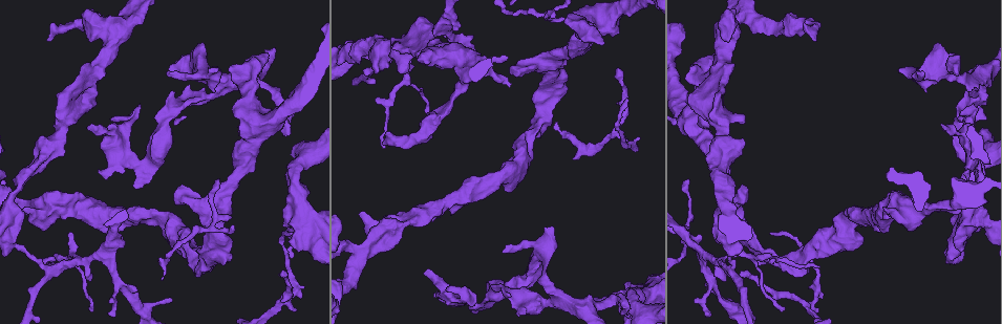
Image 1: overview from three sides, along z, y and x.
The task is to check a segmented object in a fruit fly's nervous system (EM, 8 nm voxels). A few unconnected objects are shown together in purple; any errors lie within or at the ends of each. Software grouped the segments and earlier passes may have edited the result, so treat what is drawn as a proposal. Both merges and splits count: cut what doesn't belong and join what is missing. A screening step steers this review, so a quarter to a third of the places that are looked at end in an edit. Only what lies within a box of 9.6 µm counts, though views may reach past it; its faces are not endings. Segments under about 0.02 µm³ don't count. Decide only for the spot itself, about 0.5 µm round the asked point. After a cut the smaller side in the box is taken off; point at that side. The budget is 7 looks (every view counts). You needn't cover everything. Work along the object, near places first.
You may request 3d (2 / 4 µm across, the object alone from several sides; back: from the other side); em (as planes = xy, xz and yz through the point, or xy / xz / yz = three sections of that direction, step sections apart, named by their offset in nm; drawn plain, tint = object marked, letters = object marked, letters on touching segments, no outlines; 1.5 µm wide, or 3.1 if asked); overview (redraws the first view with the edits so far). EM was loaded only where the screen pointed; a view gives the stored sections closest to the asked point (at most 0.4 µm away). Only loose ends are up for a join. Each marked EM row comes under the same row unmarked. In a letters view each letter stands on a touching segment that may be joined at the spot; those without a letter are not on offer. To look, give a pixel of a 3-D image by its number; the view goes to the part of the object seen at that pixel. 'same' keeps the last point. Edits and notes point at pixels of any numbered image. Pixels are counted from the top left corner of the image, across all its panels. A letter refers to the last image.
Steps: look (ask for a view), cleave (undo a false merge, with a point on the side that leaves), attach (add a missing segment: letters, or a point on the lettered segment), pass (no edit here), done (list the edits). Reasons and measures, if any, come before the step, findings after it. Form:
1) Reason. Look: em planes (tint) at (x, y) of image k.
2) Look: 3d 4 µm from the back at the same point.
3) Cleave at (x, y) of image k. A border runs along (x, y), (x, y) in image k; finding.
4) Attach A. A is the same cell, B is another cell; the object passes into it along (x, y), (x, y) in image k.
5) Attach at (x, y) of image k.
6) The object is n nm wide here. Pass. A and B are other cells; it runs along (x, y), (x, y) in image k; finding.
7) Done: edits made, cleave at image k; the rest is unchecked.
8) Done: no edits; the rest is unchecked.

Branch stops here. Look: 3d 2 µm at (628, 285) of image 1.

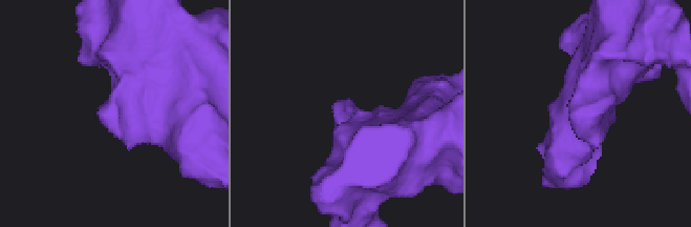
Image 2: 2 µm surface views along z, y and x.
Shape alone is not enough. Look: em xz step 4 (letters) at (583, 137) of image 2.

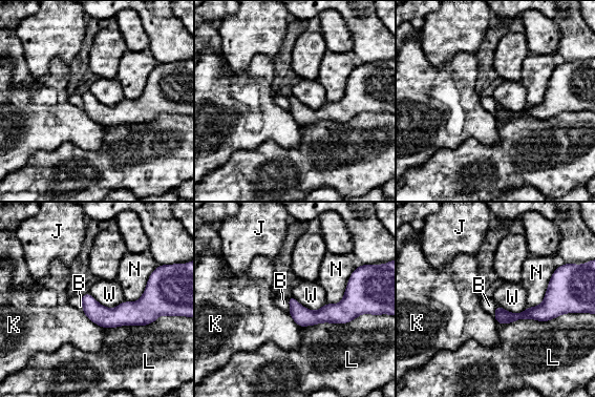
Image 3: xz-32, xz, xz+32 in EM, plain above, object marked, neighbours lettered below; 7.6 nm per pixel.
Another direction. Look: em planes (letters) at the same point.

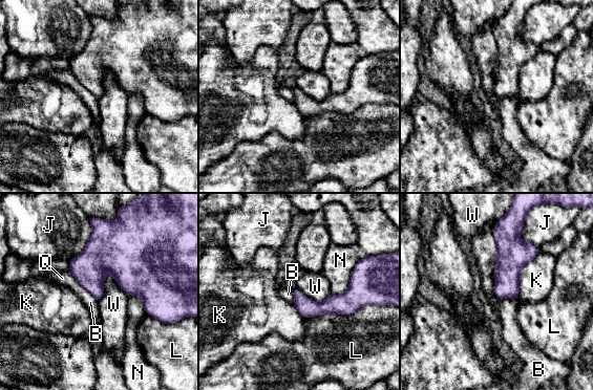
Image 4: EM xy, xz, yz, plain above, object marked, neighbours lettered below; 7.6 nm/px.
Pass. B, J, K, L, N, Q and W are other cells; a border runs along (492, 230), (494, 294), (499, 298) in image 4; no lettered segment goes on from it.

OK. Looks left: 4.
Look: 3d 2 µm at (470, 311) of image 1.

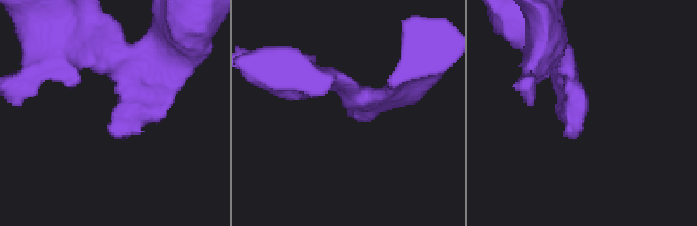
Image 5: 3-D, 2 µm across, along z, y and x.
Shape alone is not enough. Look: em xy step 8 (letters) at (116, 136) of image 5.

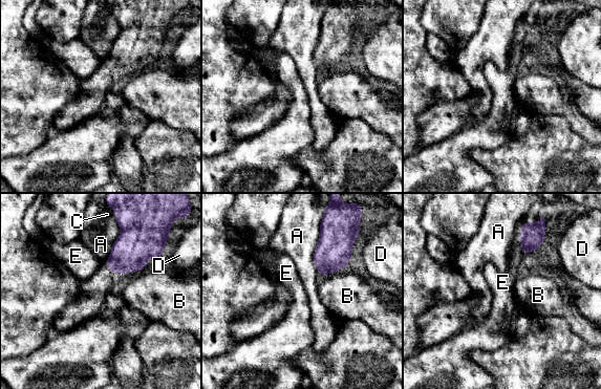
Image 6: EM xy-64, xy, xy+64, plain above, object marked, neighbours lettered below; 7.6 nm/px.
The object is 240 nm wide here; the longest contact is with A, 600 nm. Pass. A, B, C, D and E are other cells; no lettered segment goes on from it.

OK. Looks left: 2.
Long arm stops here. Look: 3d 4 µm at (815, 40) of image 1.

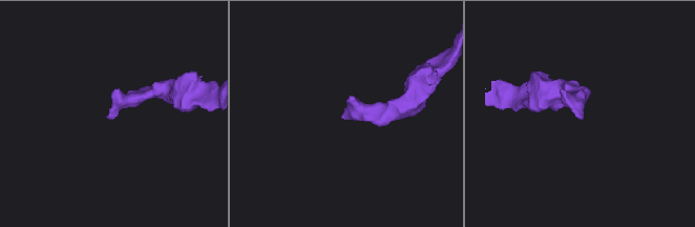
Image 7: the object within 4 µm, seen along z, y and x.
Look: em planes (letters) at (583, 114) of image 7.

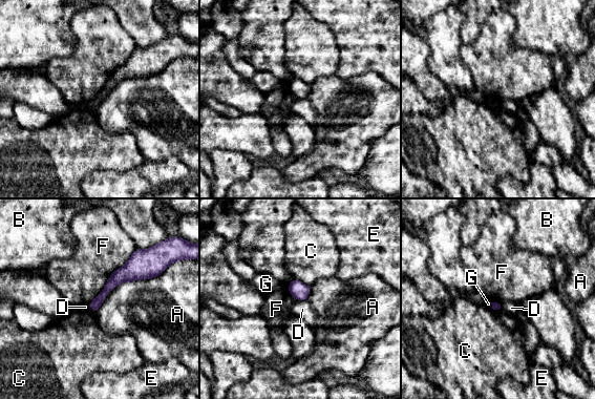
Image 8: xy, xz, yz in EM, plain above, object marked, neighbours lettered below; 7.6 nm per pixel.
Pass. A, B, C, D, E, F and G are other cells; a border runs along (88, 302), (88, 306), (94, 312) in image 8; no lettered segment goes on from it.

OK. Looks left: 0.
Done: no edits; the rest is unchecked.

